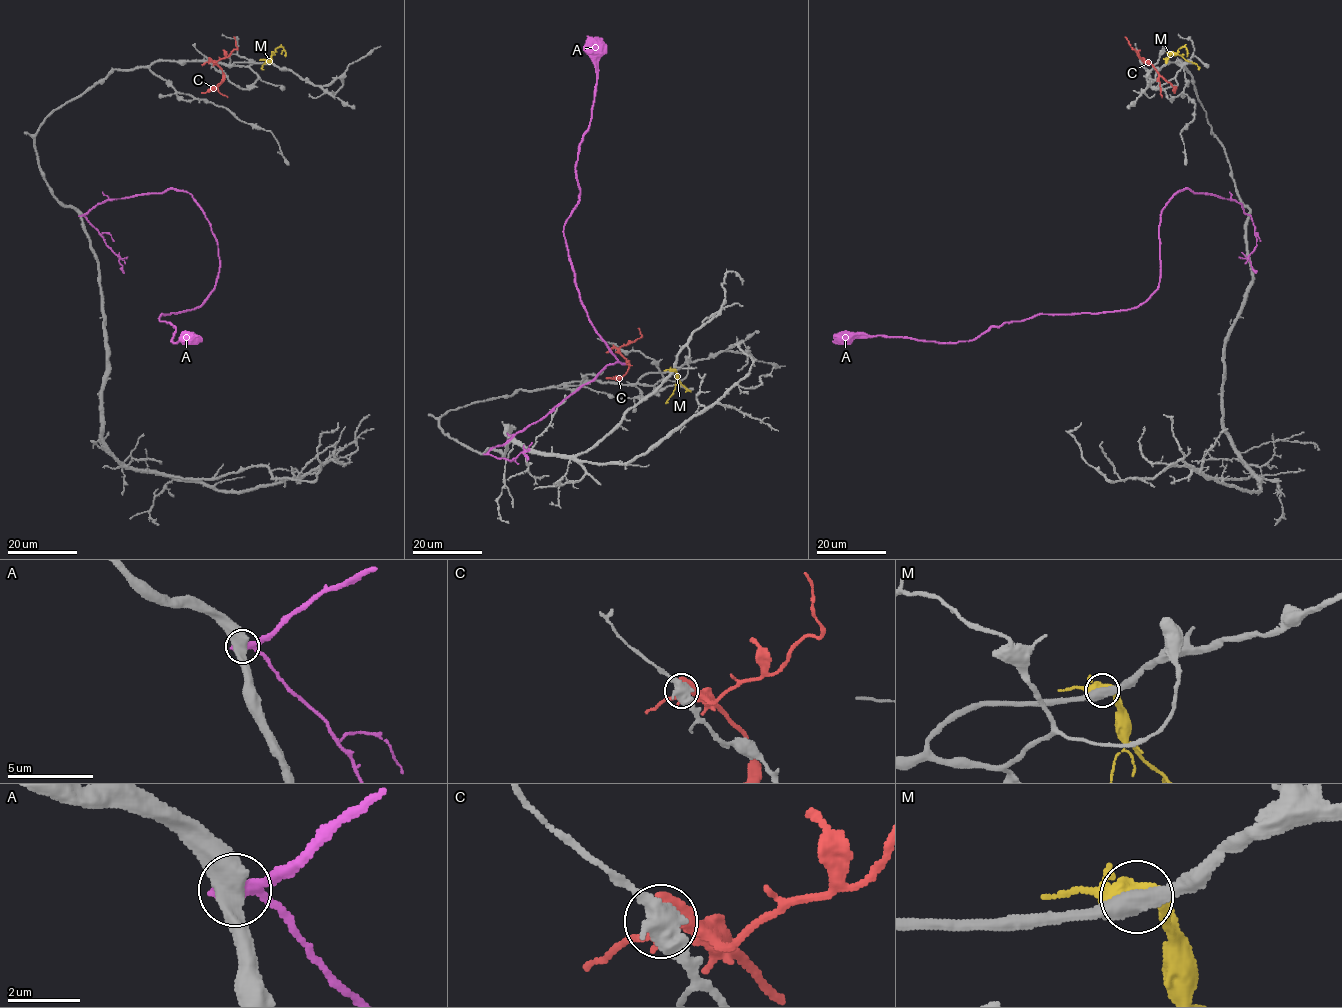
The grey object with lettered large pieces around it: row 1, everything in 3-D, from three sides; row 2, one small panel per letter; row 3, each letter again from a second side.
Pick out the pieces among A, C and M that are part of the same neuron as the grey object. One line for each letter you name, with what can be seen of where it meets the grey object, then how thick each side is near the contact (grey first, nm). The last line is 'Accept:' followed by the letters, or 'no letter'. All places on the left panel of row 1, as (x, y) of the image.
Accept: no letter

